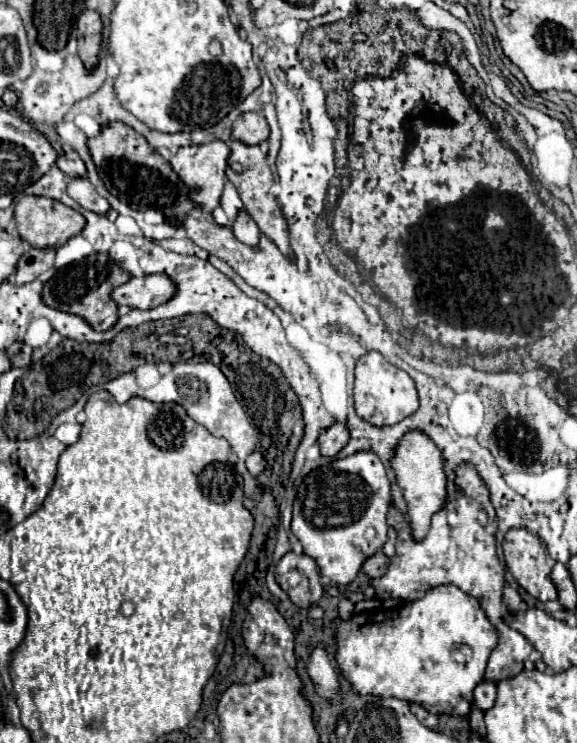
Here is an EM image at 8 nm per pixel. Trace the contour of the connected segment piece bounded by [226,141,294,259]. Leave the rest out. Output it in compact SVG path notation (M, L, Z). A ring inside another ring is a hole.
M232 141L230 143L230 157L228 157L228 167L226 167L226 175L230 179L230 183L238 189L240 199L246 207L246 211L250 213L250 217L256 221L258 229L282 251L282 255L286 259L294 259L294 253L290 249L288 243L288 233L286 233L286 225L284 219L280 217L280 207L276 205L276 197L272 195L272 185L274 185L274 175L266 163L266 155L260 151L258 145L244 145L240 141Z

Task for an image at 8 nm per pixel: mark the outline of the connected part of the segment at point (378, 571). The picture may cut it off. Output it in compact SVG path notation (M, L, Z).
M374 553L372 557L368 557L368 561L362 565L362 571L370 577L370 579L376 579L376 577L382 577L388 569L388 563L390 559L384 555L384 553Z

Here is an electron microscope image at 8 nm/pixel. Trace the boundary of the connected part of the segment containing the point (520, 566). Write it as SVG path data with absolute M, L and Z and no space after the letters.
M510 529L504 537L504 561L514 579L538 601L556 599L542 539L526 529Z

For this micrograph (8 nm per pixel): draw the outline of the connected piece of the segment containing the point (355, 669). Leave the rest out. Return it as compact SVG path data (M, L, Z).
M438 585L422 599L400 603L392 609L380 607L372 611L356 611L350 619L334 619L336 633L336 663L340 673L350 681L358 695L396 697L418 703L432 715L466 717L472 711L472 691L484 679L486 661L496 647L498 631L488 621L480 603L454 585Z

